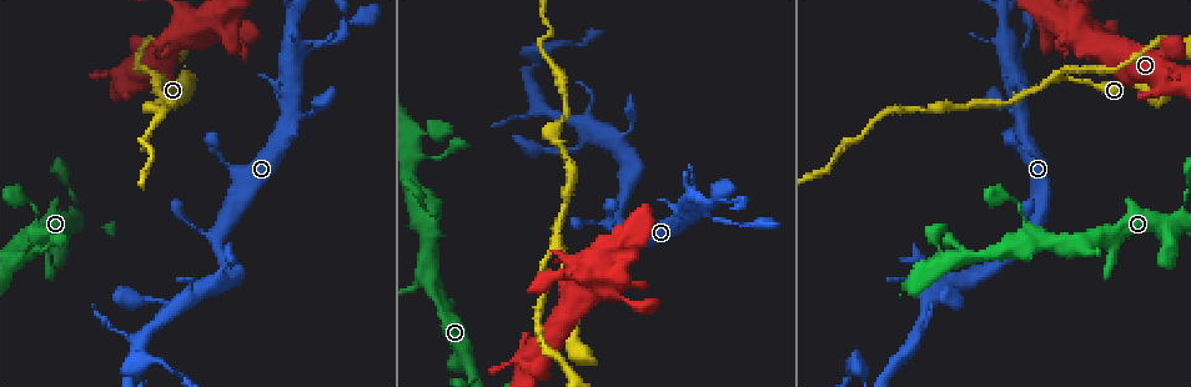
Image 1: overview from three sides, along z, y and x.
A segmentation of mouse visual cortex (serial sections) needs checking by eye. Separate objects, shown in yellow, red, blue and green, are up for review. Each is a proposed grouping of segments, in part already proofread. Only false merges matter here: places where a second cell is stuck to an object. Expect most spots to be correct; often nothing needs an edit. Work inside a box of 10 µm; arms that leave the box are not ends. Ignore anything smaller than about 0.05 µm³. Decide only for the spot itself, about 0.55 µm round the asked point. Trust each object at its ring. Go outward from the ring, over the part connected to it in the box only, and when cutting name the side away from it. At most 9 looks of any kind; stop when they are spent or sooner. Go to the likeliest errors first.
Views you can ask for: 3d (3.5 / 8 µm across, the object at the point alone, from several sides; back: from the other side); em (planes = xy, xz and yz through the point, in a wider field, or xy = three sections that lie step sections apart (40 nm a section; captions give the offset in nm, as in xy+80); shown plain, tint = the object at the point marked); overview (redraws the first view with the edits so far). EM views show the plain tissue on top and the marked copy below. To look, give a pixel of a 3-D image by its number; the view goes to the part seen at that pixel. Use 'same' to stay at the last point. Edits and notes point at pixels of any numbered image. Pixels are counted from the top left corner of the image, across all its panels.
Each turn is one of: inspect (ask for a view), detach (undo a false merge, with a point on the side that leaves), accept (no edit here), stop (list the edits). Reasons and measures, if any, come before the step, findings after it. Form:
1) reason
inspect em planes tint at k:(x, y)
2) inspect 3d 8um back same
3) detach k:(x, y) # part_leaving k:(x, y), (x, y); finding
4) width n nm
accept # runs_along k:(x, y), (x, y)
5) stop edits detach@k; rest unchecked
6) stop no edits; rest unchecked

inspect 3d 3.5um back at 1:(1057, 76)

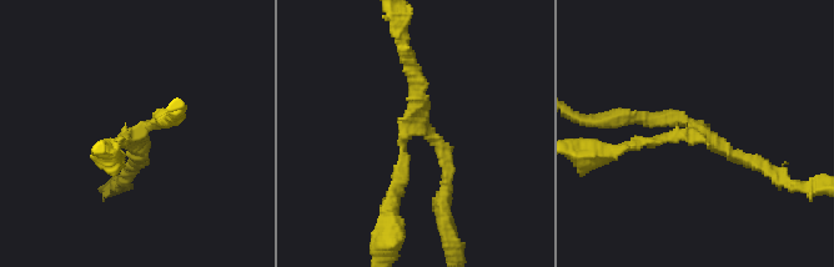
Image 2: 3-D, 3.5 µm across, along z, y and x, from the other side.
arms 3; arm_widths 150, 150, 200 nm
inspect em xy step 3 tint at 2:(135, 134)

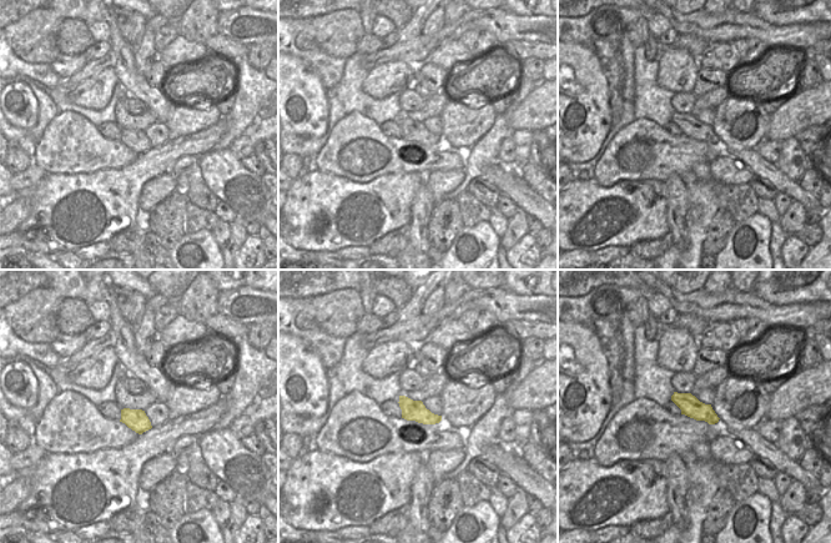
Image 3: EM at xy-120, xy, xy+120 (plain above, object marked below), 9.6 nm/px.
accept # runs_along 2:(626, 146), (706, 135), (769, 174); continuous, no second cell

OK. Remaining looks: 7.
sharp bend
inspect 3d 3.5um at 1:(183, 86)

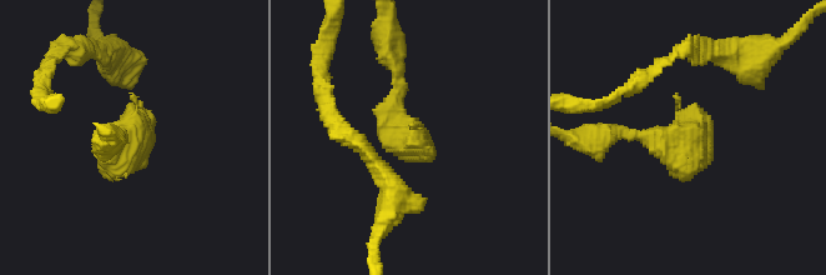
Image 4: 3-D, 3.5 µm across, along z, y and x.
shape alone is not enough
inspect em xy step 3 tint at 4:(407, 136)

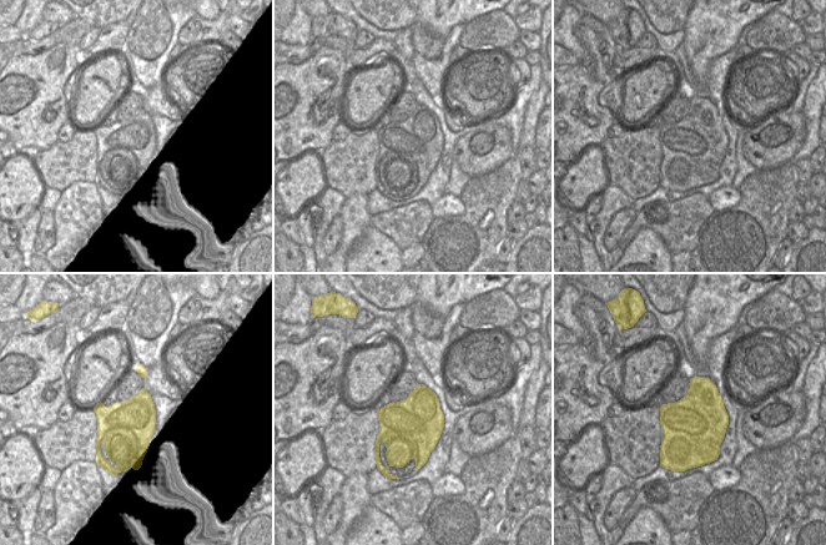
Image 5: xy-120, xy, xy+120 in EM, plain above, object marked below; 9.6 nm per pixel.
accept # runs_along 4:(613, 136), (680, 140), (676, 94); one cell here

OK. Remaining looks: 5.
side arm on a straight run
inspect 3d 3.5um at 1:(198, 291)

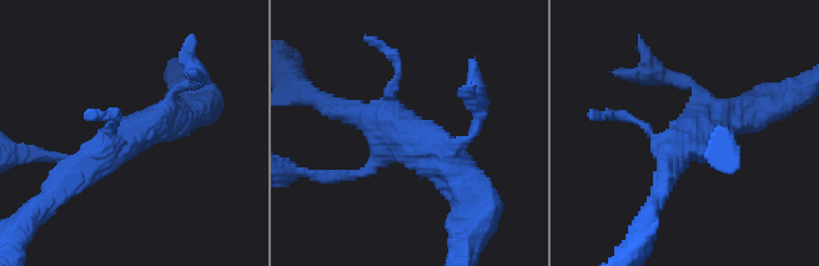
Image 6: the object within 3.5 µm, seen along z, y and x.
accept # continuous, no second cell

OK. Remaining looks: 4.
abrupt turn
inspect 3d 3.5um back at 1:(615, 248)

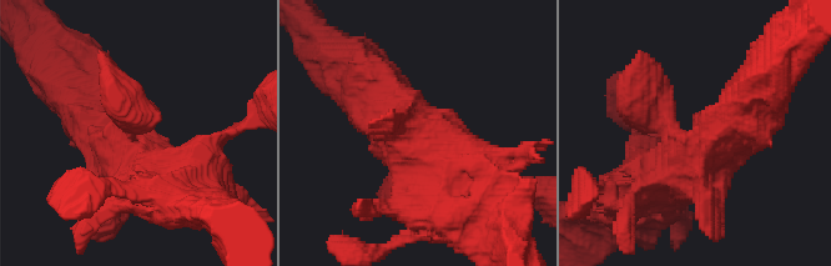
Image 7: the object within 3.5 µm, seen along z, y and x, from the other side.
need the tissue
inspect em planes tint at 7:(698, 159)

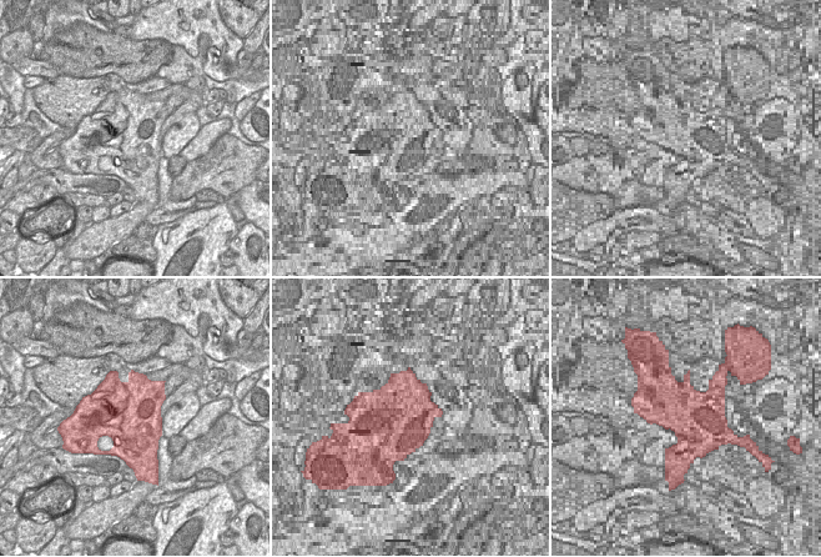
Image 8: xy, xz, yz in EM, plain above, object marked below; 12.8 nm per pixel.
accept # runs_along 7:(478, 187), (397, 124), (367, 89); continuous, no second cell

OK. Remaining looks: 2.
stop no edits; rest unchecked

